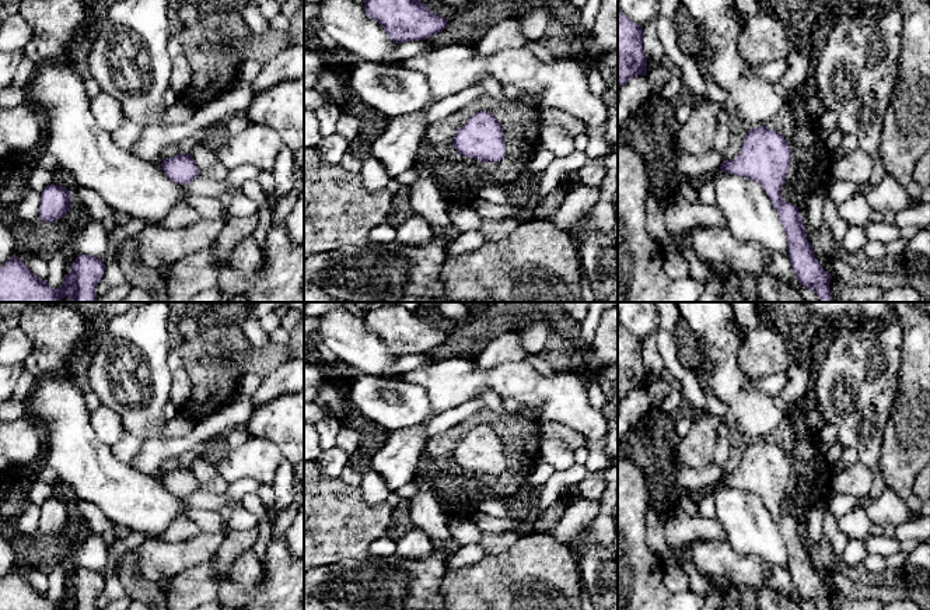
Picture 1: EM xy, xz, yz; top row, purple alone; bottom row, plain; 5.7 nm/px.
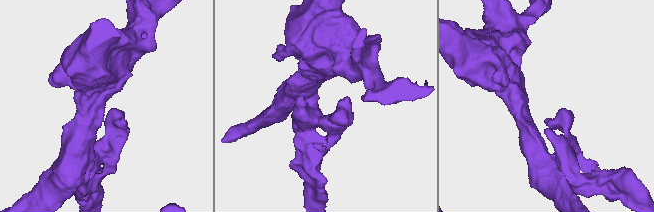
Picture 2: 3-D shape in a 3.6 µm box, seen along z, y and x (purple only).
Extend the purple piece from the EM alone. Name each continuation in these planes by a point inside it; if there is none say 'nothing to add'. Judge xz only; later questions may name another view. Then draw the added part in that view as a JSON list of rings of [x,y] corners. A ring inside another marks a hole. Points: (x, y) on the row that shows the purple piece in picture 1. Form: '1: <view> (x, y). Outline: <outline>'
nothing to add

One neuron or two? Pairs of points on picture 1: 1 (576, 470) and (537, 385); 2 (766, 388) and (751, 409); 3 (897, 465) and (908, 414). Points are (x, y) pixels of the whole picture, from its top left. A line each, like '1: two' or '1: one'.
1: two
2: two
3: one

